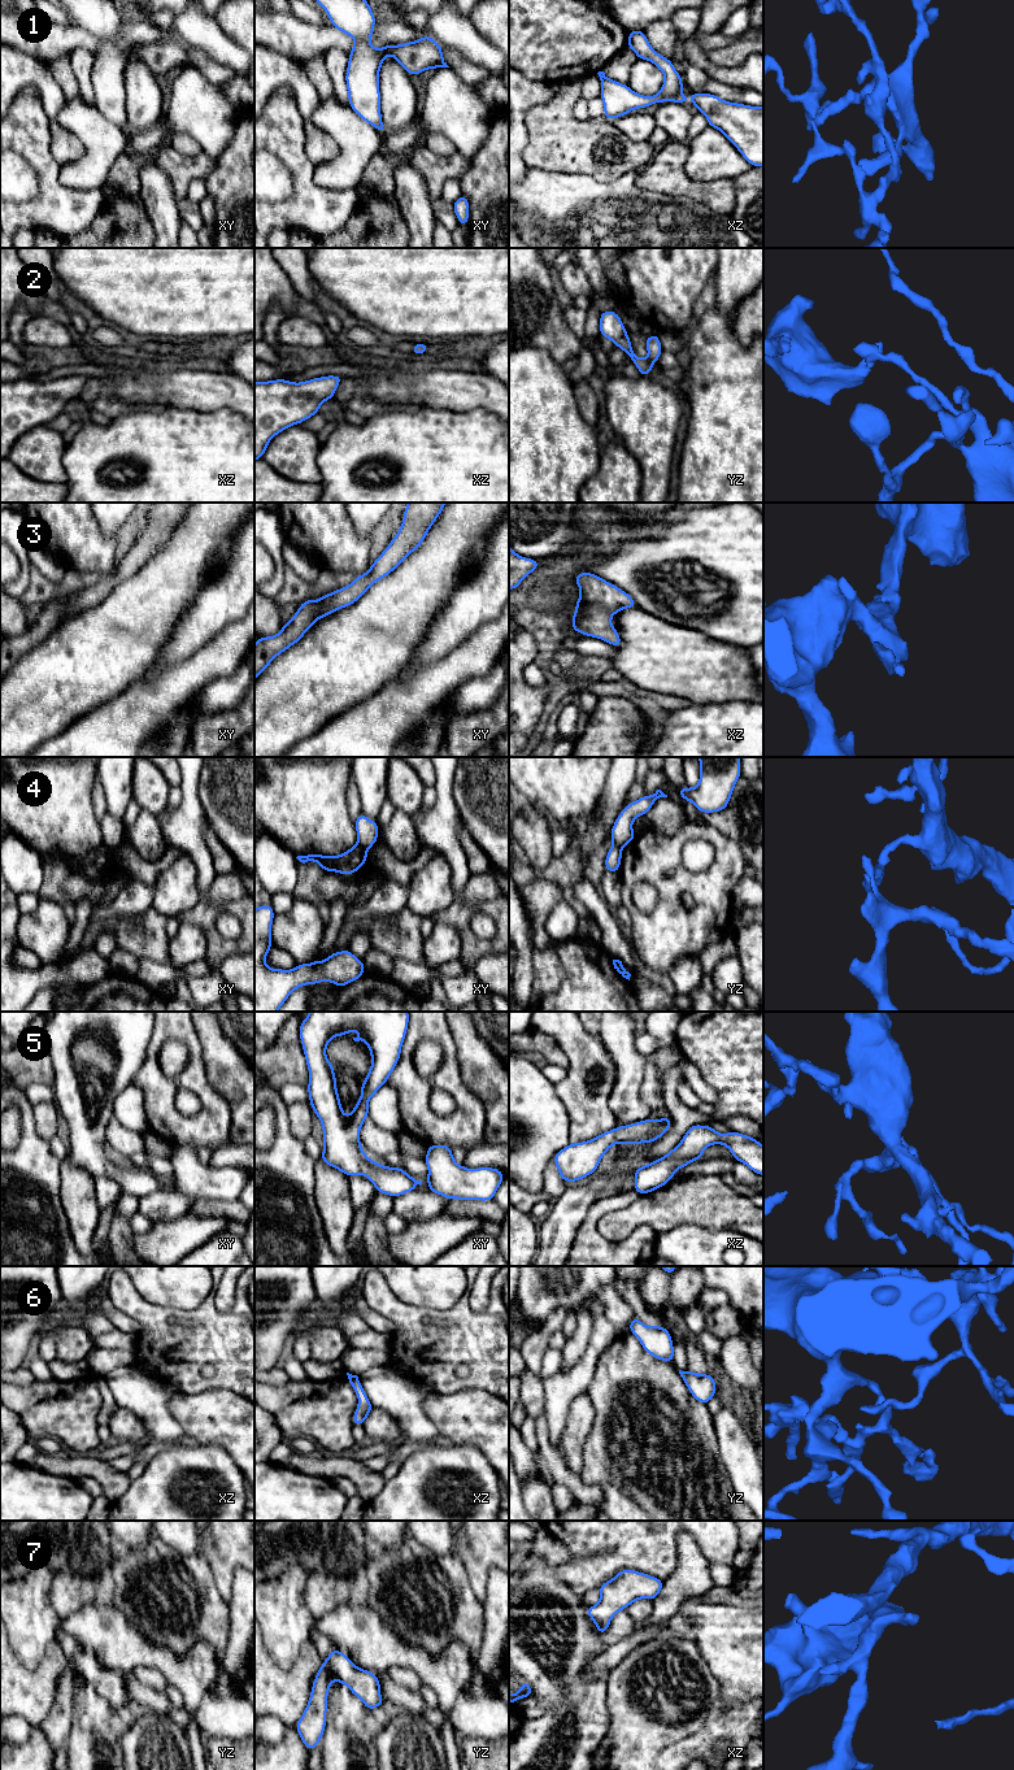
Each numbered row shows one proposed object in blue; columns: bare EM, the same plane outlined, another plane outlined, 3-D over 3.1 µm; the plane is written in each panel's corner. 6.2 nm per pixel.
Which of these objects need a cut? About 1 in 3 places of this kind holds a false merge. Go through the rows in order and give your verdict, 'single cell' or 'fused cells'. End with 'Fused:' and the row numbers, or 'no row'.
1: single cell
2: single cell
3: single cell
4: fused cells
5: single cell
6: single cell
7: single cell
Fused: 4

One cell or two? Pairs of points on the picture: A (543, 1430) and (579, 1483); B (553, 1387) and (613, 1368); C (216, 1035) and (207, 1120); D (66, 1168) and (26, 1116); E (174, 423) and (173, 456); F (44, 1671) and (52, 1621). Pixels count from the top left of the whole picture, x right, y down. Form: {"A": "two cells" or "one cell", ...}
{"A": "one cell", "B": "two cells", "C": "two cells", "D": "two cells", "E": "one cell", "F": "two cells"}

